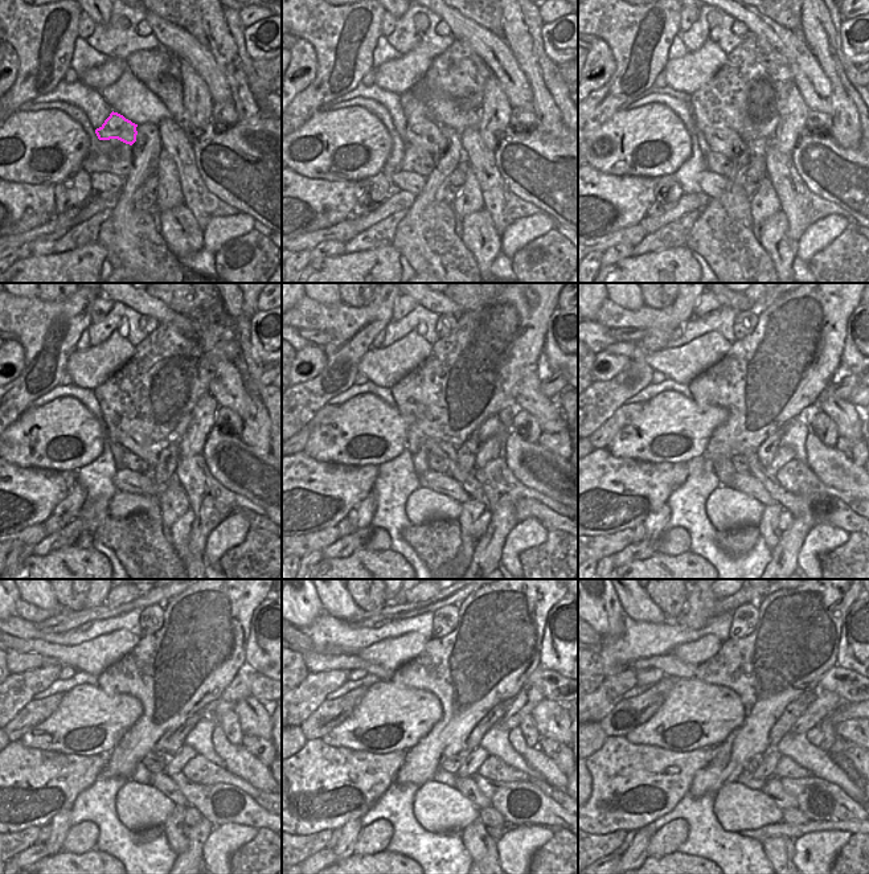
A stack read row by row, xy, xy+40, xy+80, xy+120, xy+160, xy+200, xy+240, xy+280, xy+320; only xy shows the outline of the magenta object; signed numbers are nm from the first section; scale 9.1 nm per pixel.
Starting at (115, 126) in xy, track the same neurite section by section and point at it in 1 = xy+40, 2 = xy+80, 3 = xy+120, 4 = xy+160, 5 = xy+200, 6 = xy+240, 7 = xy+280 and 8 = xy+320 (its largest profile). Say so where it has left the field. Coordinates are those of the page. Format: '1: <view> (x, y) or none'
1: xy+40 (426, 135)
2: xy+80 (726, 142)
3: xy+120 (138, 443)
4: xy+160 (472, 487)
5: xy+200 (816, 508)
6: xy+240 (221, 804)
7: xy+280 (520, 803)
8: xy+320 (819, 800)

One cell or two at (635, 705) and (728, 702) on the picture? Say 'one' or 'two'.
two

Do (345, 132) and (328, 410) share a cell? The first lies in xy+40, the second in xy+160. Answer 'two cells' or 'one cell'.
two cells

